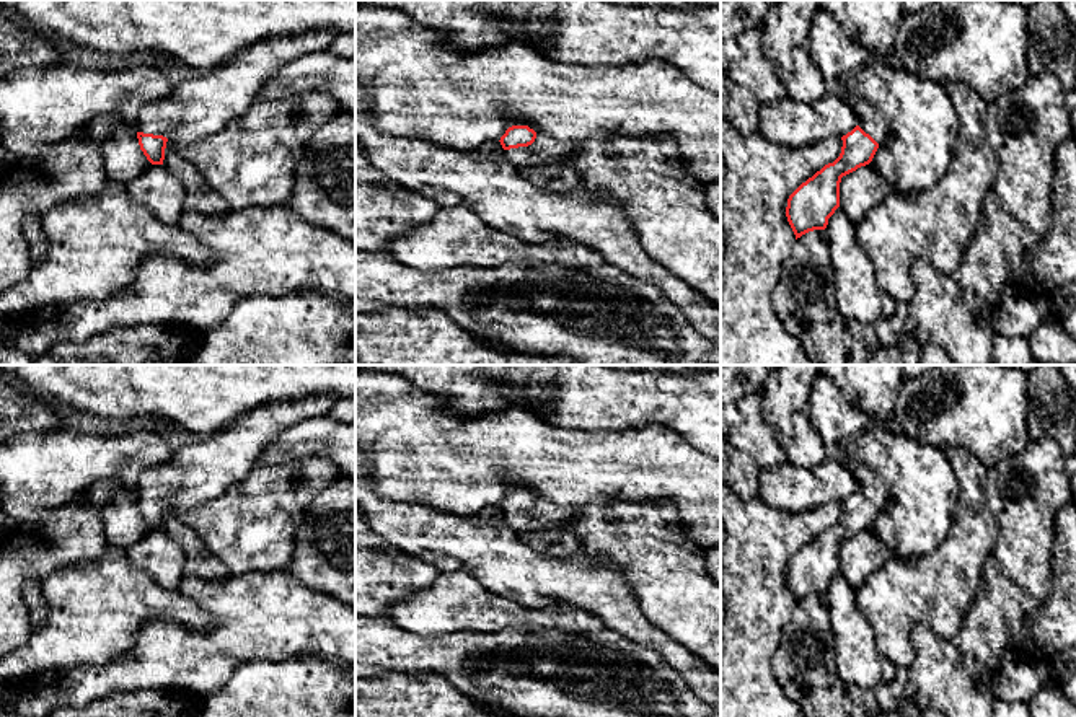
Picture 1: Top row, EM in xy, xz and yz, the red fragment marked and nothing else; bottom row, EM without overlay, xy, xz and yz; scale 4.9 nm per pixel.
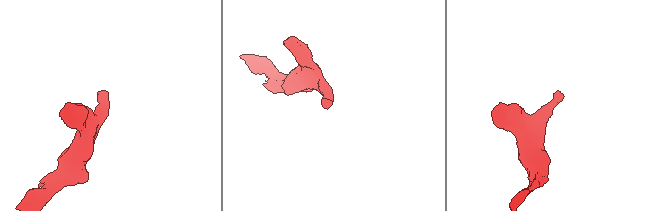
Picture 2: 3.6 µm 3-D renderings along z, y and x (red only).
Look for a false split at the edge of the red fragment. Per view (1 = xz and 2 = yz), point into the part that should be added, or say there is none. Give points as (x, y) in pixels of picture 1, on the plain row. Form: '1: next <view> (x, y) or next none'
1: next xz (543, 515)
2: next yz (869, 484)

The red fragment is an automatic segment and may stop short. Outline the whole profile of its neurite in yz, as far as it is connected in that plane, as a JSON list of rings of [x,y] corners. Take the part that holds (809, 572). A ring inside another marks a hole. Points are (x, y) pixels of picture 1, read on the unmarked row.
[[[848,461],[858,490],[841,502],[840,521],[802,548],[787,564],[786,582],[796,605],[814,595],[825,595],[840,572],[841,543],[872,526],[889,500],[887,486],[864,464]]]

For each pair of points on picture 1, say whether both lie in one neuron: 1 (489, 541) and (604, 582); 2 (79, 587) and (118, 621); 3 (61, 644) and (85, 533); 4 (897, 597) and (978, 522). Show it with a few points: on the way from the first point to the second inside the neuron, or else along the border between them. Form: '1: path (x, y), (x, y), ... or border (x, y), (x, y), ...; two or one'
1: path (517, 569), (533, 580), (576, 580); one
2: path (88, 597), (108, 611); one
3: border (108, 545), (98, 556), (59, 566), (44, 579); two
4: path (918, 585), (961, 543); one

